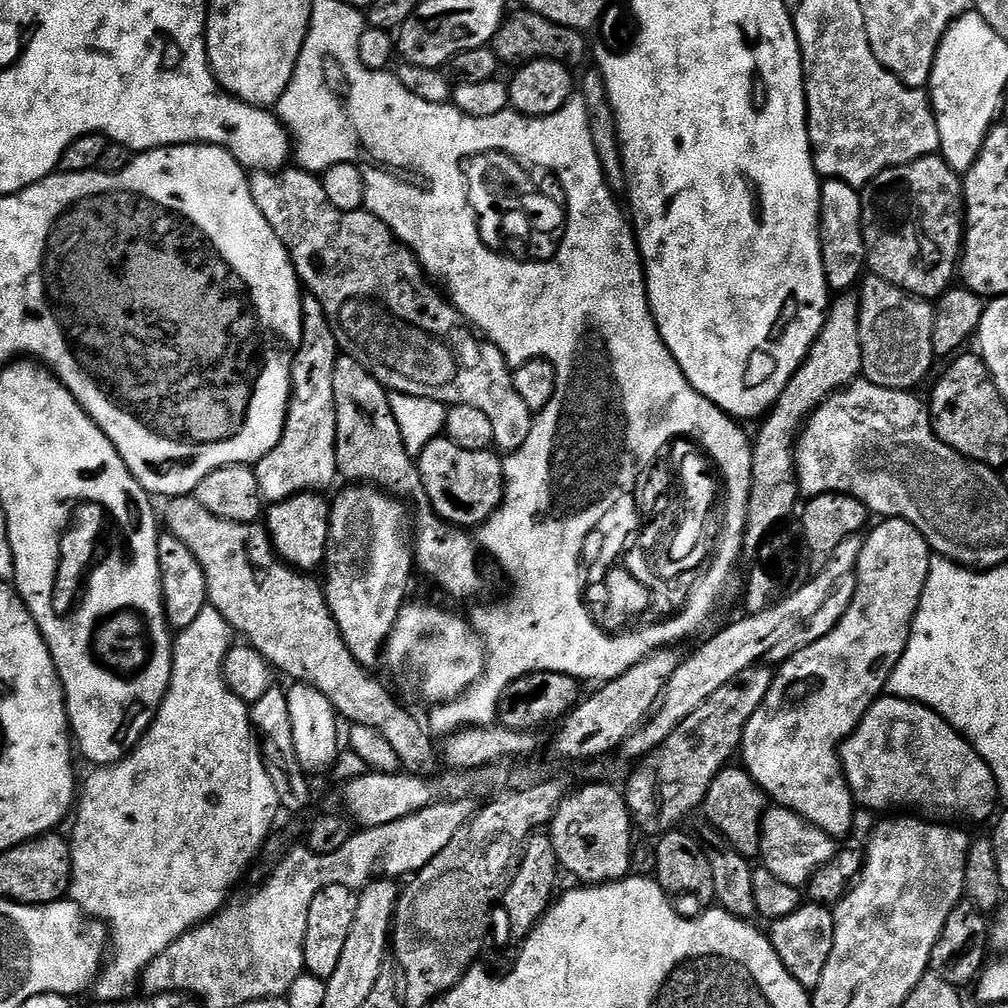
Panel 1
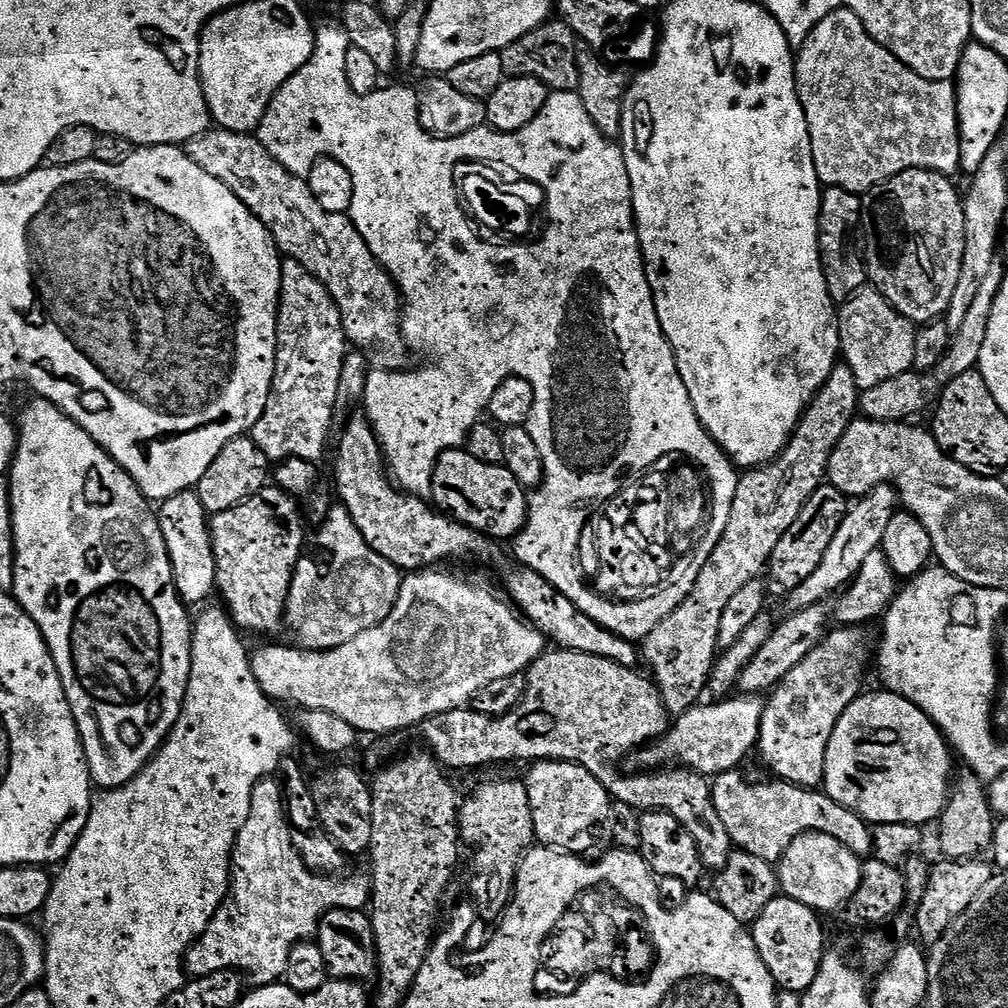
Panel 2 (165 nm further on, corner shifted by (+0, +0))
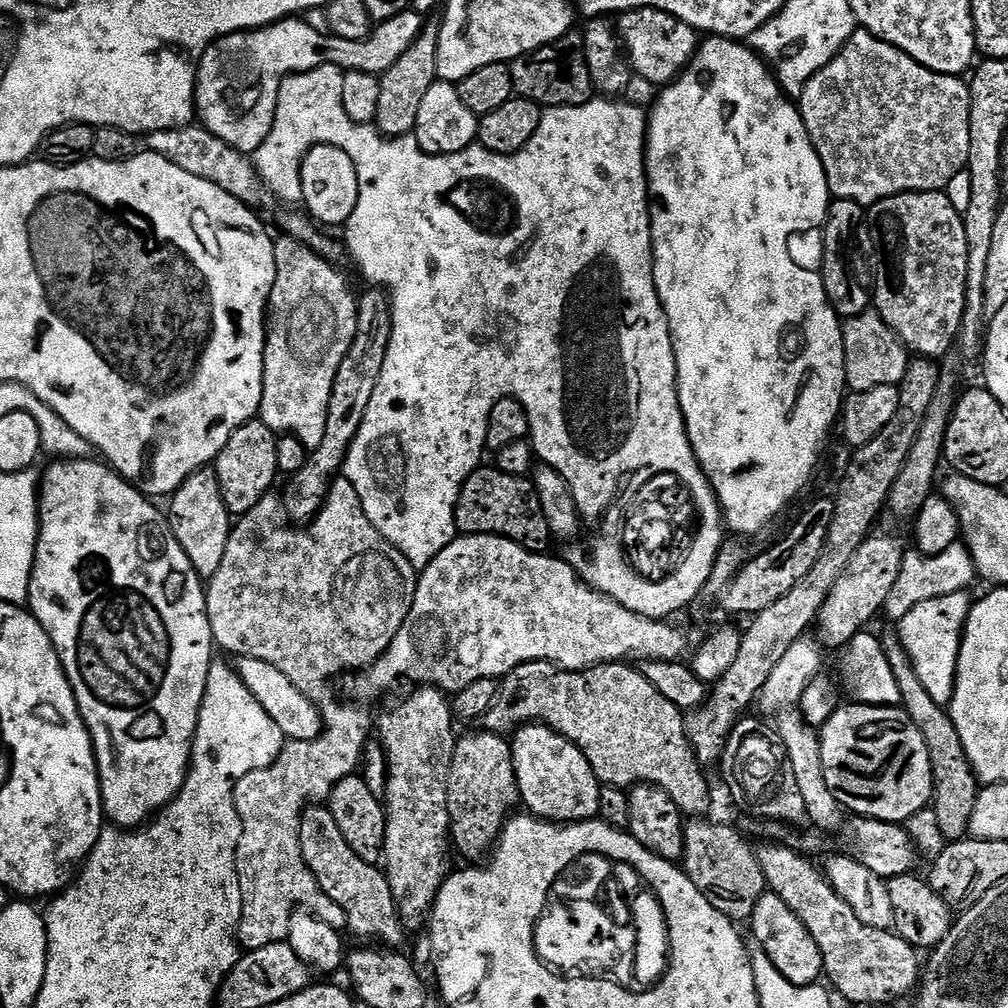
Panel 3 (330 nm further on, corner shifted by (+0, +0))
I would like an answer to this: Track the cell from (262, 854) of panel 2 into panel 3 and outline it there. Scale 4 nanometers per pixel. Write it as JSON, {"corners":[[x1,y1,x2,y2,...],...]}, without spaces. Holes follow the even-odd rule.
{"corners":[[343,478,333,479,332,485,328,487,328,495,324,497,324,505,320,507,319,512,312,517,307,526,300,526,295,532,292,528,276,528,268,536,268,541,264,544,264,549,256,556,256,515,255,511,247,512,244,516,239,517,231,525,229,541,226,543,226,552,223,555,222,562,219,563,218,572,207,581,206,584,206,606,208,607,208,621,210,622,210,630,212,631,212,639,217,649,225,648,228,652,233,652,233,657,249,656,254,659,261,659,262,662,268,662,275,669,280,670,282,674,286,674,290,678,290,682,294,684,310,700,320,711,323,720,323,732,320,736,312,741,296,741,288,740,283,750,278,754,278,758,270,766,254,770,250,774,246,774,246,778,242,778,236,783,234,790,234,802,236,809,240,815,242,822,242,838,238,842,238,850,236,851,236,865,238,866,238,882,242,886,242,918,240,919,240,927,238,929,238,940,245,949,251,950,261,948,262,946,270,946,278,944,288,939,288,931,290,930,290,918,293,912,304,909,313,912,318,919,326,922,326,926,334,926,338,930,347,929,346,910,342,910,342,906,338,906,338,902,334,902,334,898,330,898,330,894,326,894,322,890,322,886,318,886,318,882,314,878,314,874,310,874,310,870,306,866,306,862,302,858,302,846,300,845,300,814,304,811,305,802,324,802,332,793,332,787,338,782,342,782,342,778,353,775,361,767,364,759,364,750,370,743,370,737,374,732,374,716,367,712,367,707,361,706,356,702,343,702,336,697,336,692,332,689,332,679,335,676,343,677,345,674,356,674,361,670,371,668,372,664,379,658,381,654,390,646,390,642,394,642,394,638,398,634,398,630,402,630,402,626,406,622,406,618,410,614,410,606,414,602,414,594,416,593,416,581,418,579,417,569,412,567,412,563,399,552,394,546,390,546,390,542,386,542,386,538,382,538,382,534,378,534,378,530,374,530,374,526,366,518,366,510,362,510,362,498,358,498,358,490,354,490,354,486,350,486,350,482]]}

